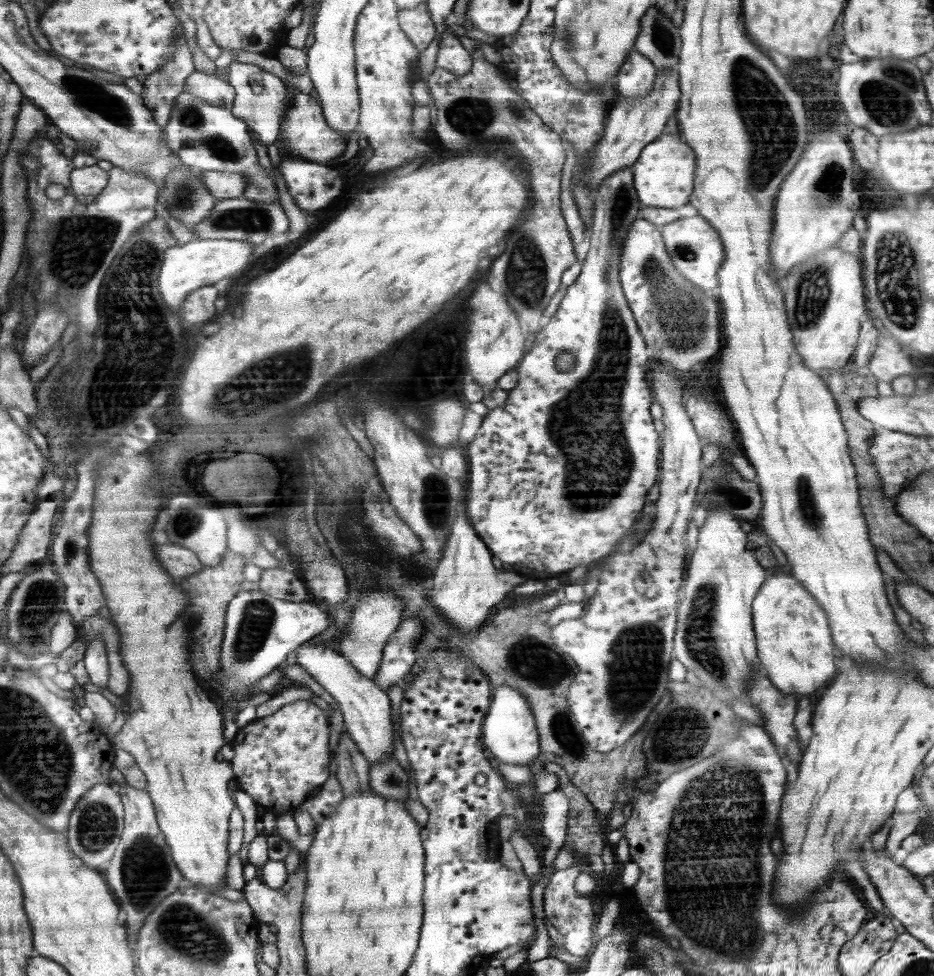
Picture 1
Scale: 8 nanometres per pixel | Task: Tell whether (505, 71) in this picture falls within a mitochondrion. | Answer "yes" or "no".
no

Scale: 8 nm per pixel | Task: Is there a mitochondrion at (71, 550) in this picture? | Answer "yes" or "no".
yes

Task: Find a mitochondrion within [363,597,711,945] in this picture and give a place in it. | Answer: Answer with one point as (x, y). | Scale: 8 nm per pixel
(641, 646)

